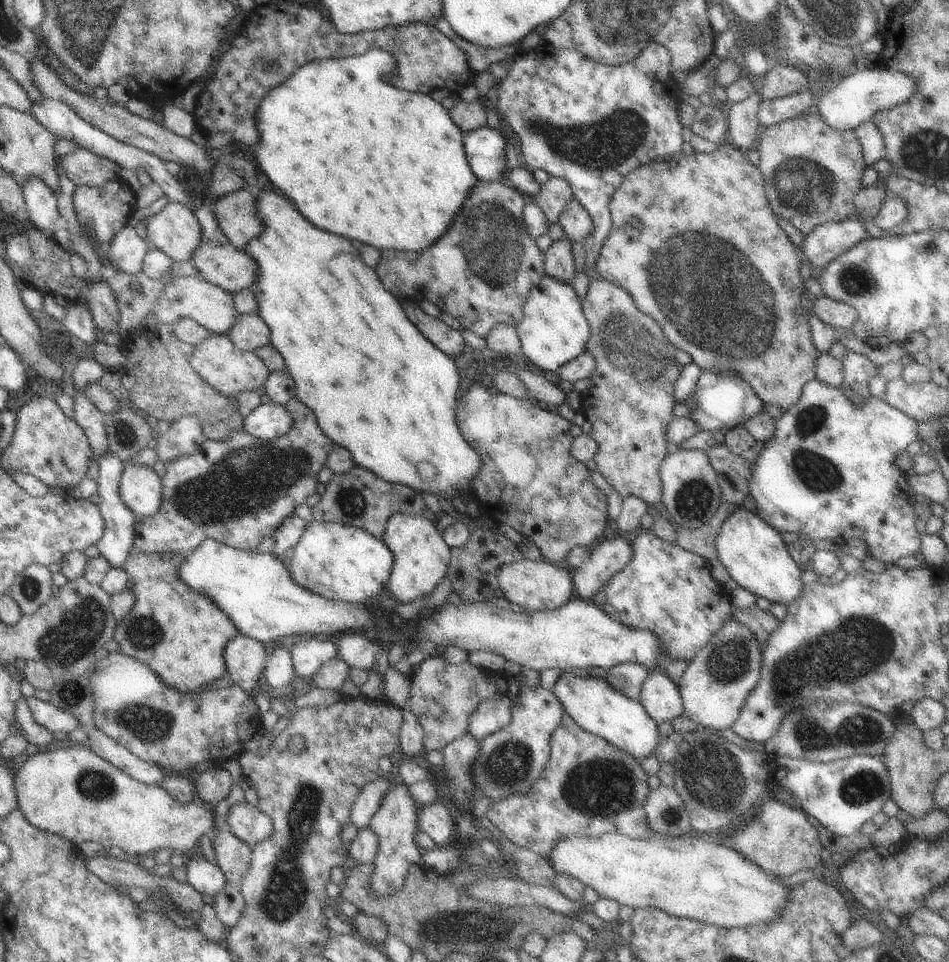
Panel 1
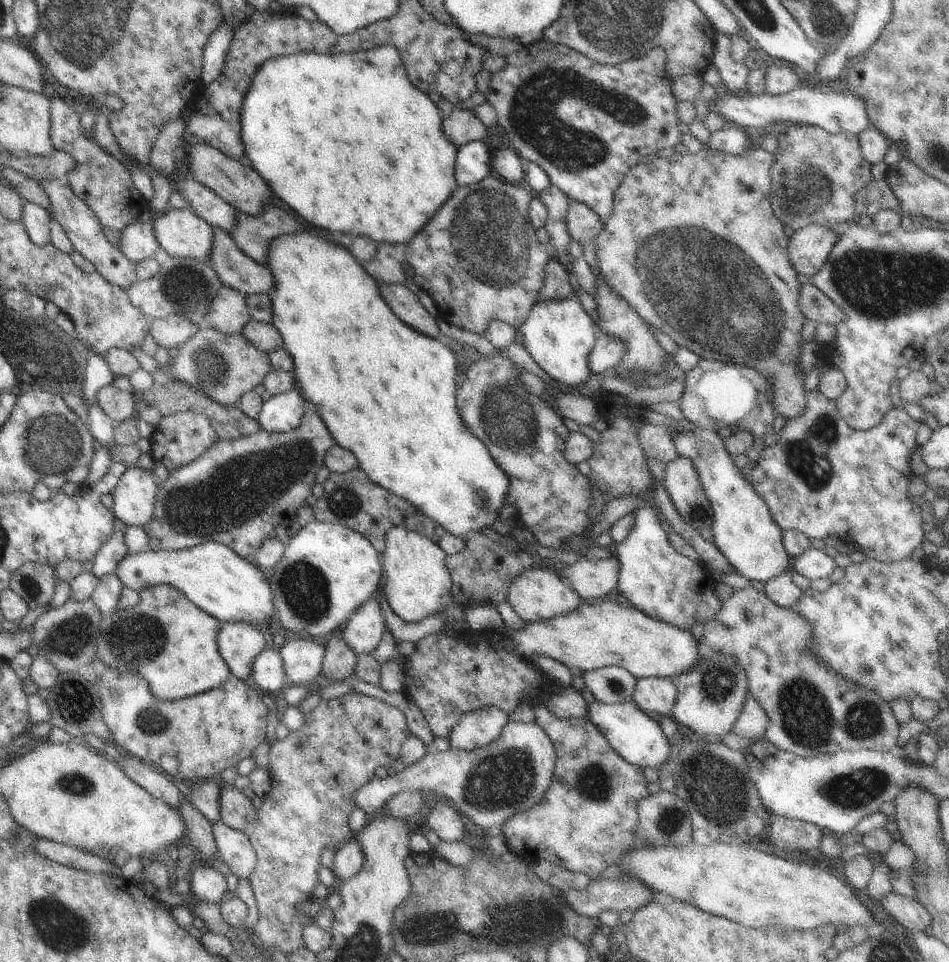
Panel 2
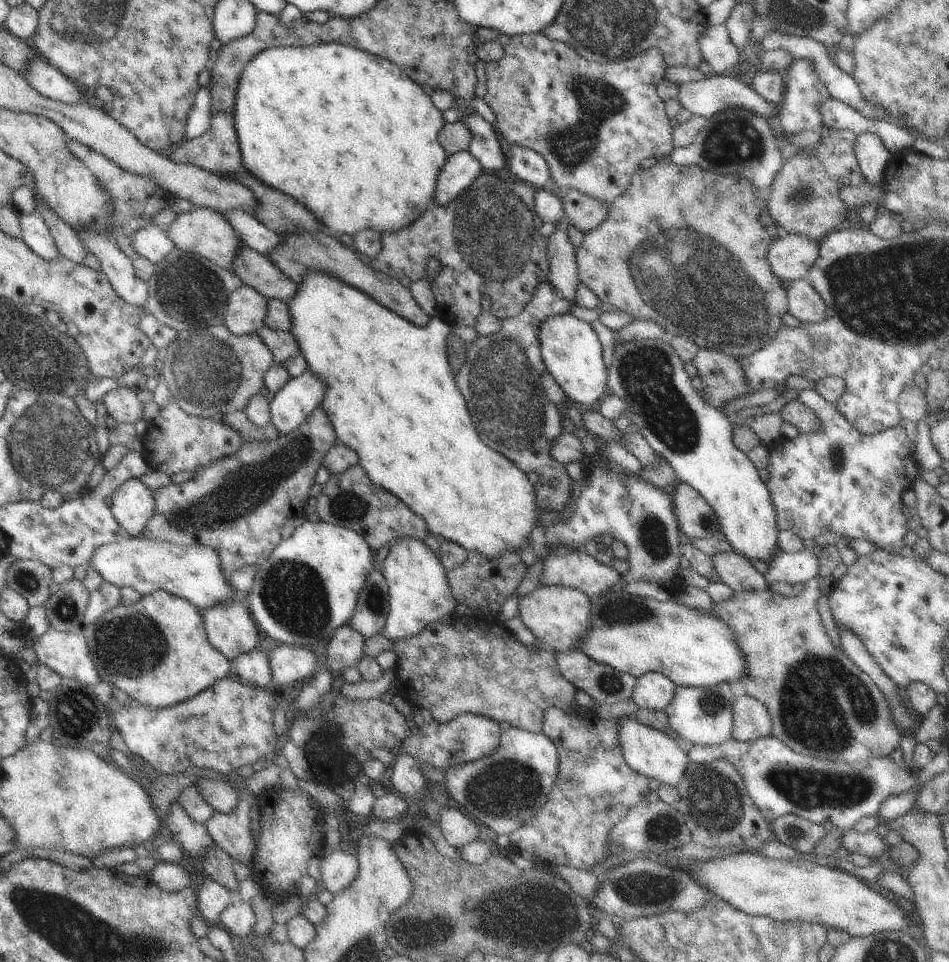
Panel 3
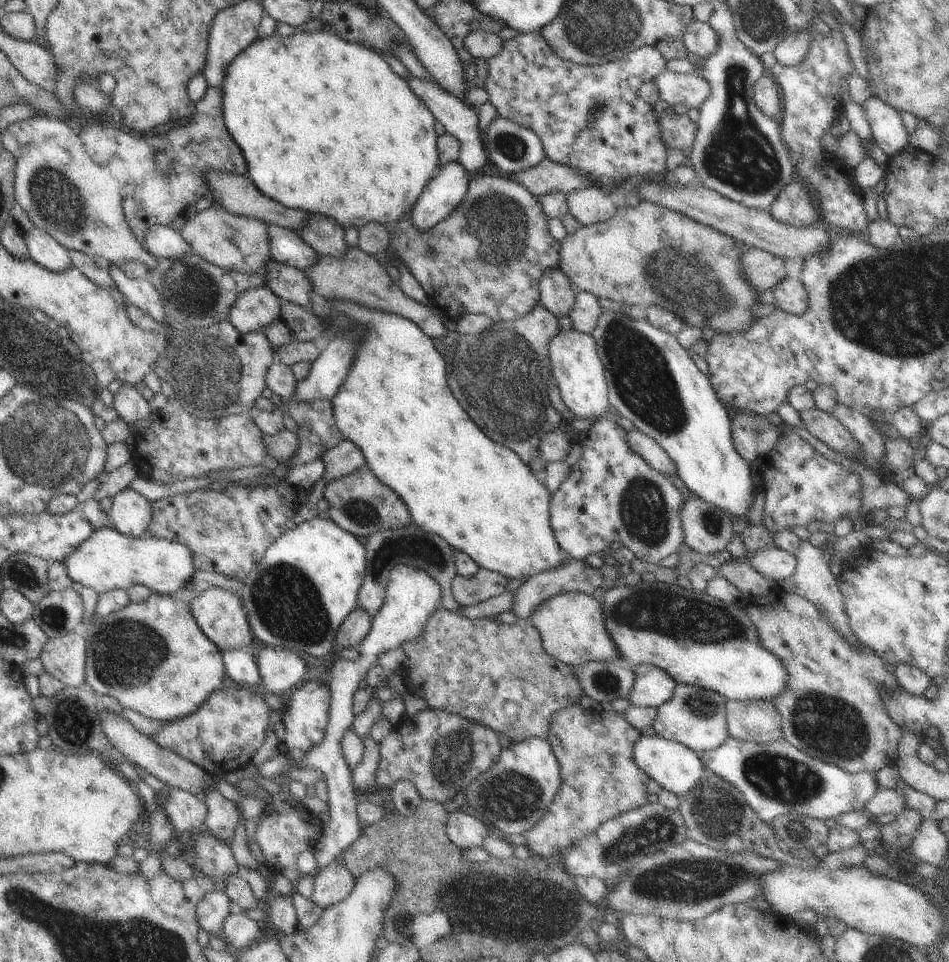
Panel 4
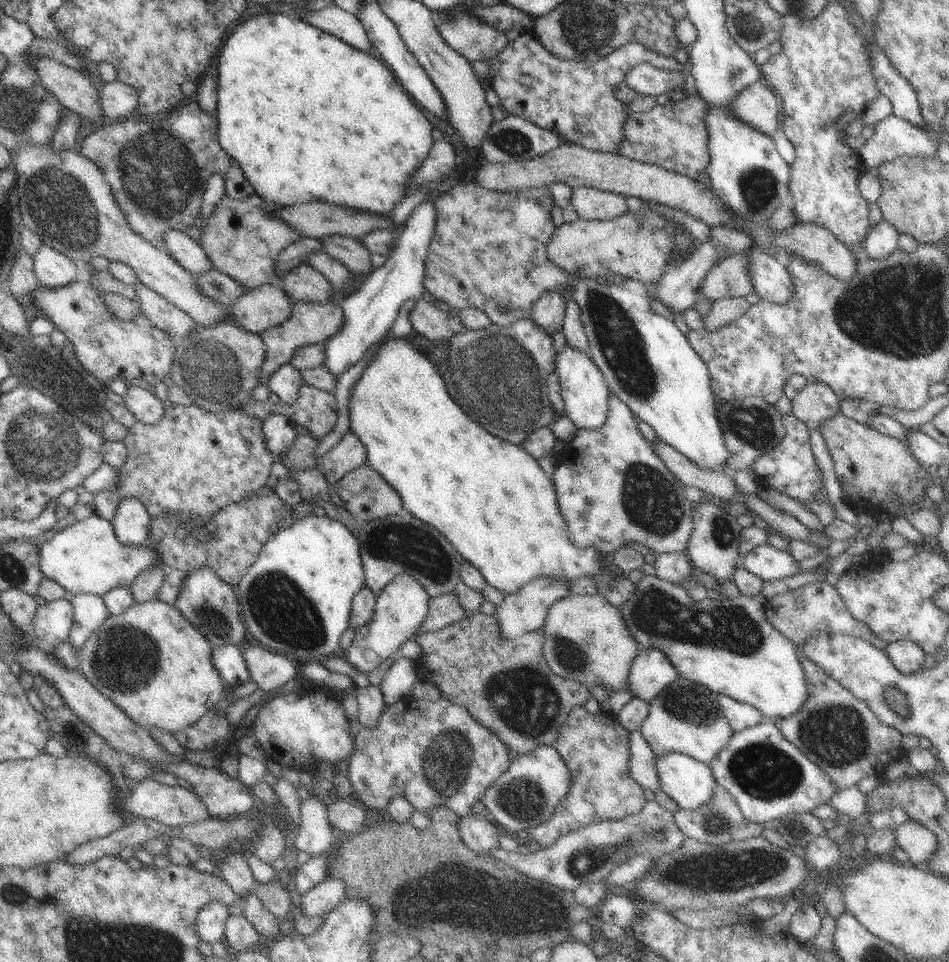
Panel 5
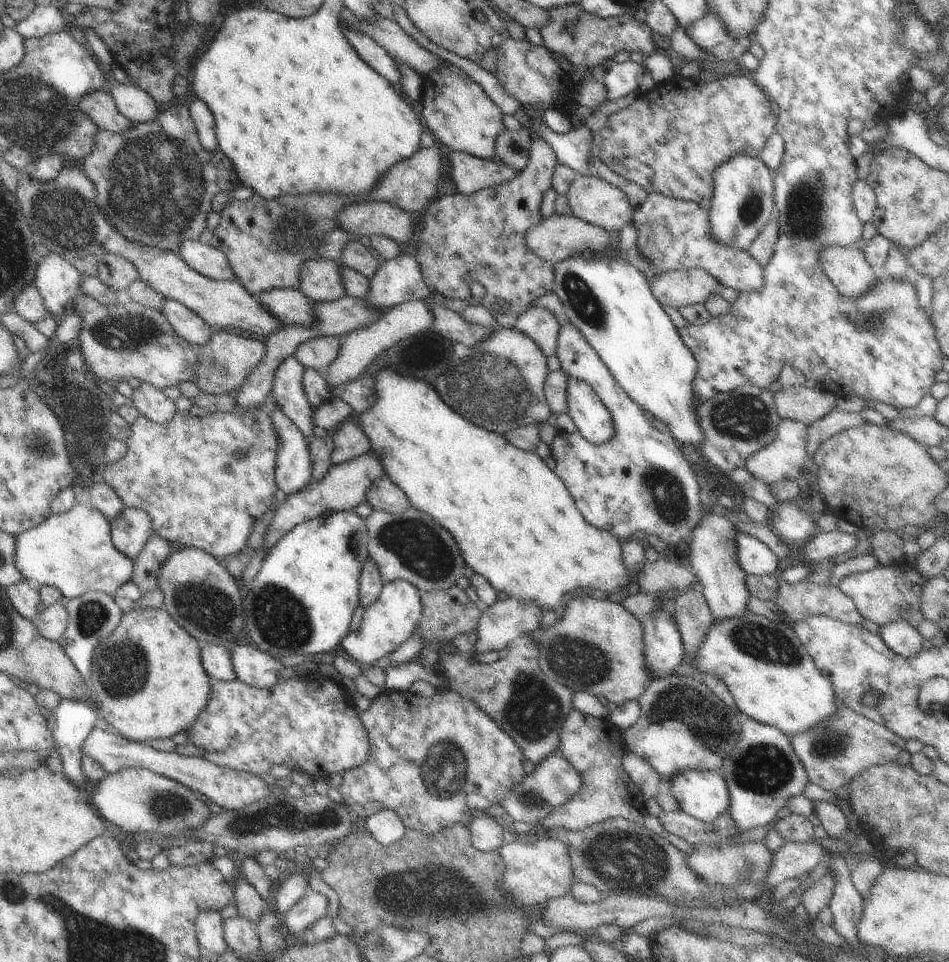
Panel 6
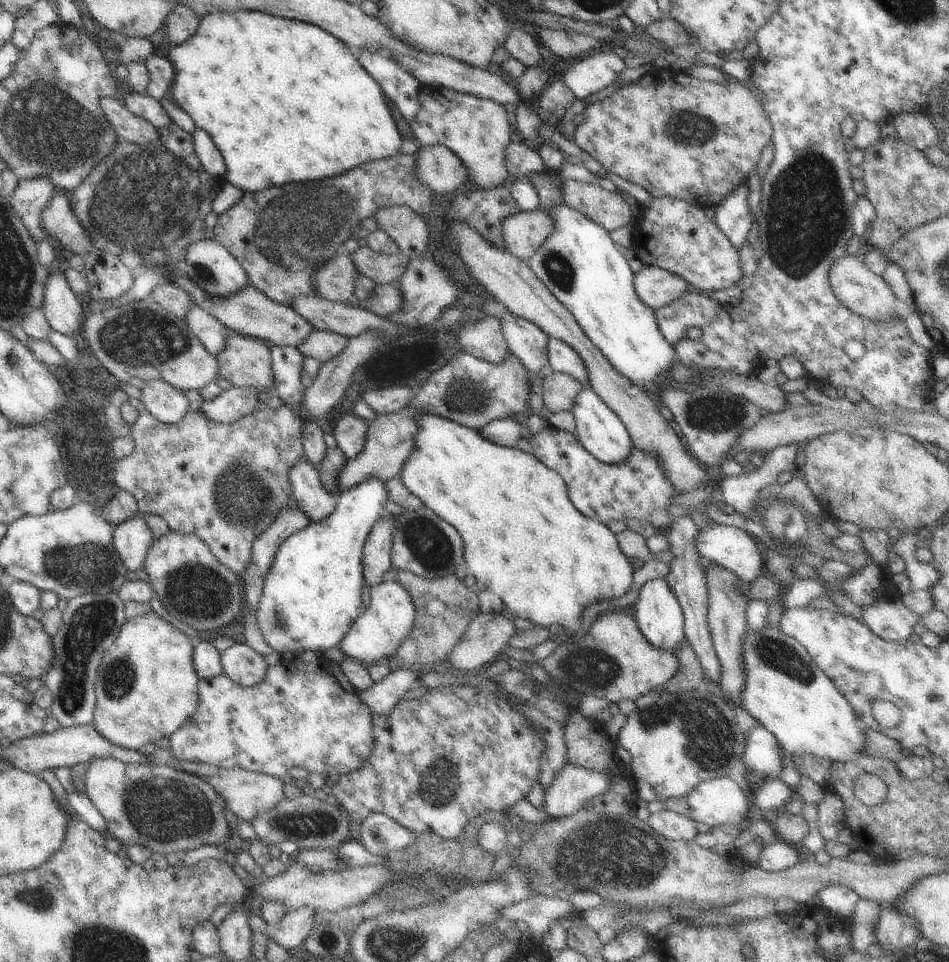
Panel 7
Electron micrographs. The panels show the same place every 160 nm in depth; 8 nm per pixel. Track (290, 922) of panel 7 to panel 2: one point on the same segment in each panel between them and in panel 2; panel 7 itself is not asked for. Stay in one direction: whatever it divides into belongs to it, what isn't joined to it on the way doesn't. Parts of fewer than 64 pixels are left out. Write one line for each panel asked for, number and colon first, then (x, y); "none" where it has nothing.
2: (349, 859)
3: (338, 869)
4: (333, 883)
5: (320, 901)
6: (312, 907)

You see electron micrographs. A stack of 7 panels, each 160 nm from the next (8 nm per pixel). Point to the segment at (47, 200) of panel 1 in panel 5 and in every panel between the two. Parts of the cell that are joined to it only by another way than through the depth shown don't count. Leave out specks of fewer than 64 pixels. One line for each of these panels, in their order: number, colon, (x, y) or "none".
2: (37, 219)
3: (34, 232)
4: (43, 248)
5: (53, 270)

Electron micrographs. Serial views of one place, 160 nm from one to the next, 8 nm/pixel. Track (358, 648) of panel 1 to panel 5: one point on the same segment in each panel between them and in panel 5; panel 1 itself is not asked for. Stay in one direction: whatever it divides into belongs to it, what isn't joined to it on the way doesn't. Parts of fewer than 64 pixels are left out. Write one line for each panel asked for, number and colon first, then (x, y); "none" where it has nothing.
2: (362, 632)
3: (368, 619)
4: (385, 549)
5: (403, 544)

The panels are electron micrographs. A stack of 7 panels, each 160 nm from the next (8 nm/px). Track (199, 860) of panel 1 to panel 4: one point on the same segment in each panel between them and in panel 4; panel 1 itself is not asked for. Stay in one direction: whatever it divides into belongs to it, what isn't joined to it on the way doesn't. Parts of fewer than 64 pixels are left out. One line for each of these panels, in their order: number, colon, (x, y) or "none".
2: (207, 884)
3: (213, 897)
4: (212, 910)

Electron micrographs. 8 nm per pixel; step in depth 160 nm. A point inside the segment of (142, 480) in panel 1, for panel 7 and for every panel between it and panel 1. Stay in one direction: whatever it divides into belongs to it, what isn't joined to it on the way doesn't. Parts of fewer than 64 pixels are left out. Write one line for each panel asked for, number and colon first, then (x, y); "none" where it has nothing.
2: (135, 495)
3: (133, 503)
4: (131, 512)
5: (131, 524)
6: (130, 531)
7: (131, 539)

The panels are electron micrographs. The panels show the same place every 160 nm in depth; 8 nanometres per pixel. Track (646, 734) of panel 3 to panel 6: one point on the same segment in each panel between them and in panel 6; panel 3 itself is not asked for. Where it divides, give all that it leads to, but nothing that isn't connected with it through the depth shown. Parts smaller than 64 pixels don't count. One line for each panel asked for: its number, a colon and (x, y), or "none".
4: (675, 767)
5: (690, 783)
6: (701, 794)

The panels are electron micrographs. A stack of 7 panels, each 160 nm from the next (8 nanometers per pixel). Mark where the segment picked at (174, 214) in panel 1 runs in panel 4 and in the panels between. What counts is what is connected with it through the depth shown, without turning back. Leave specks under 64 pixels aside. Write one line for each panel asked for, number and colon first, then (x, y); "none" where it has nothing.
2: (182, 233)
3: (202, 231)
4: (238, 243)

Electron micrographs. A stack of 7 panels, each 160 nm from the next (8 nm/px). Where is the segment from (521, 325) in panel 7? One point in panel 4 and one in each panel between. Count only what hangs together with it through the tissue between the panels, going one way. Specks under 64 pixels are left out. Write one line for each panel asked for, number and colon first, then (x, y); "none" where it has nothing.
4: (558, 294)
5: (548, 312)
6: (541, 324)

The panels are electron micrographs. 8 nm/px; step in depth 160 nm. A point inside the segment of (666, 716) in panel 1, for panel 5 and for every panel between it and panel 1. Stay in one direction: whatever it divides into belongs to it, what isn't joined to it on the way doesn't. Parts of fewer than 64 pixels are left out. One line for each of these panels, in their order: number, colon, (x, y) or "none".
2: (658, 694)
3: (654, 691)
4: (653, 686)
5: (651, 672)

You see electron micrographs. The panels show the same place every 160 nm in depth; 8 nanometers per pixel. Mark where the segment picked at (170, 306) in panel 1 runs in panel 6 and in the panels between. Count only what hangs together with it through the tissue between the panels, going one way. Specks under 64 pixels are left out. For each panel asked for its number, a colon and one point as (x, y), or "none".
2: (228, 312)
3: (246, 310)
4: (255, 308)
5: (267, 306)
6: (289, 306)

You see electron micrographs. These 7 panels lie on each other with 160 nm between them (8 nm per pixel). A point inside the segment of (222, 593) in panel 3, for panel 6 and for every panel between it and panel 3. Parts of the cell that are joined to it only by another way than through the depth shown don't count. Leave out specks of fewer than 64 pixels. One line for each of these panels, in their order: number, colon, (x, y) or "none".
4: (108, 560)
5: (86, 557)
6: (73, 552)

